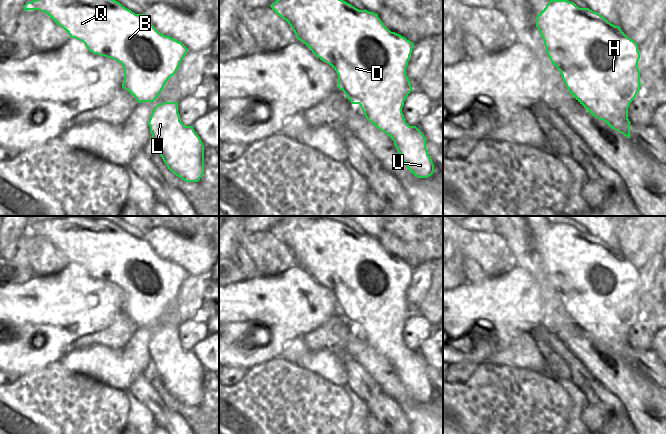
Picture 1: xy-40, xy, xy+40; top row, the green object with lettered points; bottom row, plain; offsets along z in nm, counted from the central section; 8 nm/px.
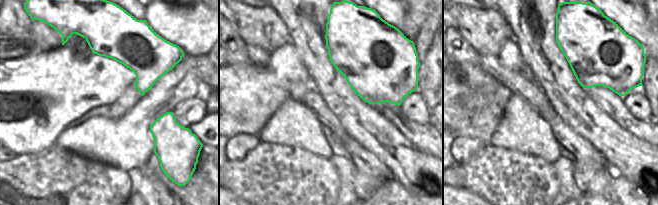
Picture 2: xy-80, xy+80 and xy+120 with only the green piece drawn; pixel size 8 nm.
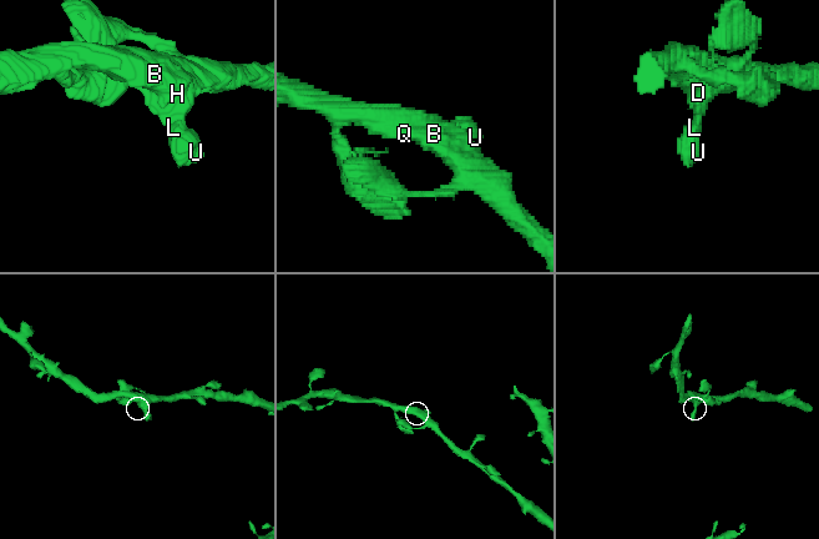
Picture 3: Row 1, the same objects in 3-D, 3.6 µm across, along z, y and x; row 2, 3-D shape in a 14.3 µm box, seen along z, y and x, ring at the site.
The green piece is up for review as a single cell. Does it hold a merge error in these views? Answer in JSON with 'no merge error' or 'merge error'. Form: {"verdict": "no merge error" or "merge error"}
{"verdict": "no merge error"}

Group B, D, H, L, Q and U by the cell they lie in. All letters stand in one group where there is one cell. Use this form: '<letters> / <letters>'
B D H L Q U

